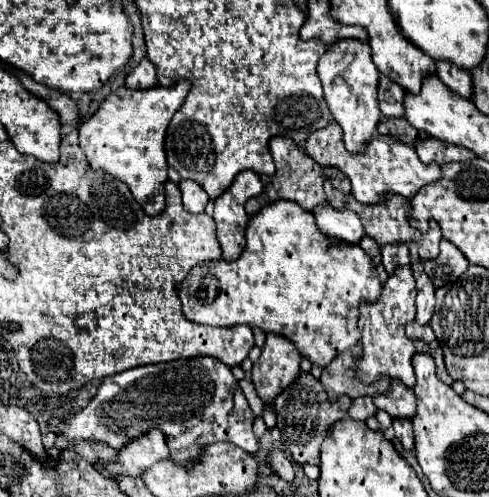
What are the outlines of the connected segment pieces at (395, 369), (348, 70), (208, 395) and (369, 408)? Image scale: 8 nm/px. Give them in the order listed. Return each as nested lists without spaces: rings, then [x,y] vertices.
[[[404,266],[404,268],[398,268],[386,280],[378,304],[360,306],[358,326],[362,332],[364,354],[358,360],[358,376],[364,384],[374,384],[382,376],[390,376],[390,378],[404,382],[406,388],[414,388],[416,380],[414,380],[414,370],[412,370],[412,356],[416,352],[424,352],[422,344],[408,340],[404,334],[404,326],[408,322],[412,322],[414,314],[416,314],[414,298],[416,298],[416,286],[412,280],[412,268]]]
[[[338,40],[318,62],[318,76],[322,80],[324,96],[334,120],[344,132],[344,144],[348,152],[360,154],[376,134],[376,126],[382,120],[378,108],[378,82],[380,72],[370,58],[370,48],[360,40]]]
[[[208,356],[192,360],[176,360],[164,364],[148,364],[108,376],[102,380],[96,396],[78,414],[68,420],[50,418],[48,426],[54,434],[68,440],[106,442],[116,452],[130,440],[152,428],[164,432],[172,452],[172,460],[192,466],[204,446],[220,440],[234,442],[250,454],[260,450],[260,442],[252,432],[252,410],[242,394],[232,370]]]
[[[356,398],[348,410],[348,416],[354,420],[366,420],[370,416],[376,414],[376,406],[372,402],[372,398]]]

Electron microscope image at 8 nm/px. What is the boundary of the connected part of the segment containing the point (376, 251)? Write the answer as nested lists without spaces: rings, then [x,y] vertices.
[[[364,236],[364,240],[360,242],[360,246],[372,258],[372,262],[378,266],[380,264],[380,246],[372,238],[368,238],[368,236]]]

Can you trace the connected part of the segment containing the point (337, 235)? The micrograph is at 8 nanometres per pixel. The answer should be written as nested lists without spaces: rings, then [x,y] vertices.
[[[324,204],[316,208],[314,212],[316,226],[318,230],[334,240],[334,242],[344,242],[344,244],[358,244],[360,238],[364,236],[364,228],[360,218],[354,212],[348,210],[336,210],[330,204]]]

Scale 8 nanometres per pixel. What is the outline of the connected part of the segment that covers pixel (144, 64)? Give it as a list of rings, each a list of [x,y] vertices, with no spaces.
[[[144,58],[134,68],[134,72],[126,78],[126,86],[132,88],[132,90],[148,90],[148,88],[154,88],[156,84],[158,84],[156,68],[152,66],[152,62],[148,58]]]

